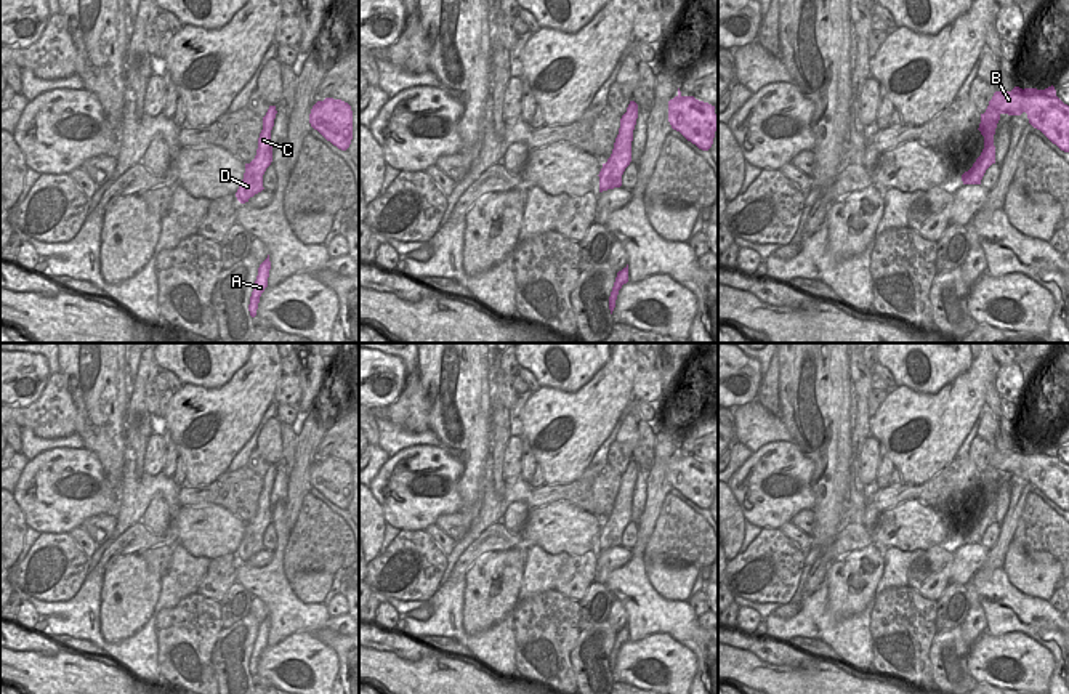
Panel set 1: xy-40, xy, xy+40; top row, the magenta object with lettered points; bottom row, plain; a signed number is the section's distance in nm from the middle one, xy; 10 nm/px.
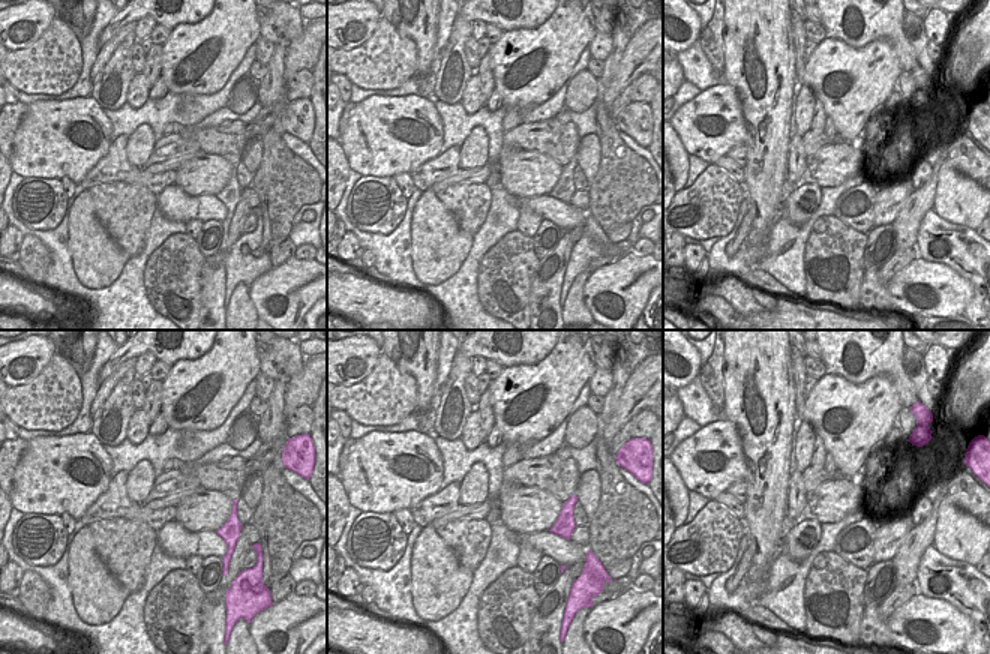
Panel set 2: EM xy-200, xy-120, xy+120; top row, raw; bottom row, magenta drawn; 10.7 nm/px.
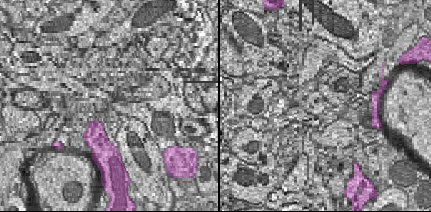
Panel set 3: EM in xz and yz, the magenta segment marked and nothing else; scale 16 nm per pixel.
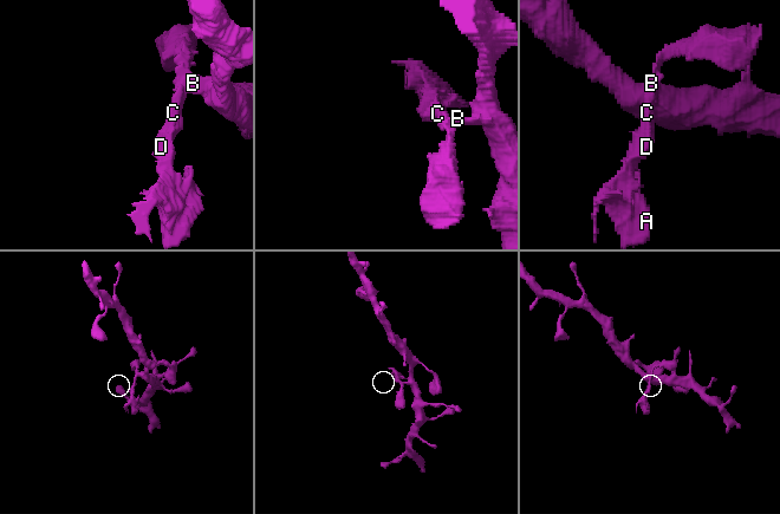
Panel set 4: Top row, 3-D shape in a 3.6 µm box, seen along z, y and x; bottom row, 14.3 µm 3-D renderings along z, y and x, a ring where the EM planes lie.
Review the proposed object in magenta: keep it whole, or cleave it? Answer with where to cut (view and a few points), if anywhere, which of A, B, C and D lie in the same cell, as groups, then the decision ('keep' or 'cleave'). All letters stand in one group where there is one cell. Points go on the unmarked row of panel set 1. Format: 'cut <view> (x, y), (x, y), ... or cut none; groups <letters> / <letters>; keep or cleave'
cut xy (625, 472), (629, 476), (627, 494); groups A C D / B; cleave

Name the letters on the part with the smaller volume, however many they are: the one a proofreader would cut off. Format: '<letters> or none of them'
A, C, D

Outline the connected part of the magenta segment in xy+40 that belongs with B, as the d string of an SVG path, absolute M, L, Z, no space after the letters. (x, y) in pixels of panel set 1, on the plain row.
M1055 446L1045 449L1019 447L1011 450L995 450L984 473L987 486L981 490L995 494L1002 473L1027 473L1029 482L1040 489L1061 510L1069 511L1069 465L1058 455Z

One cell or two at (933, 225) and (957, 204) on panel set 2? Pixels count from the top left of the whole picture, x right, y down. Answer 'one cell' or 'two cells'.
two cells

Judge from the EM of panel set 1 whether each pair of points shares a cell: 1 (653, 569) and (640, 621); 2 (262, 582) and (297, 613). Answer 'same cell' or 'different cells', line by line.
1: different cells
2: same cell

